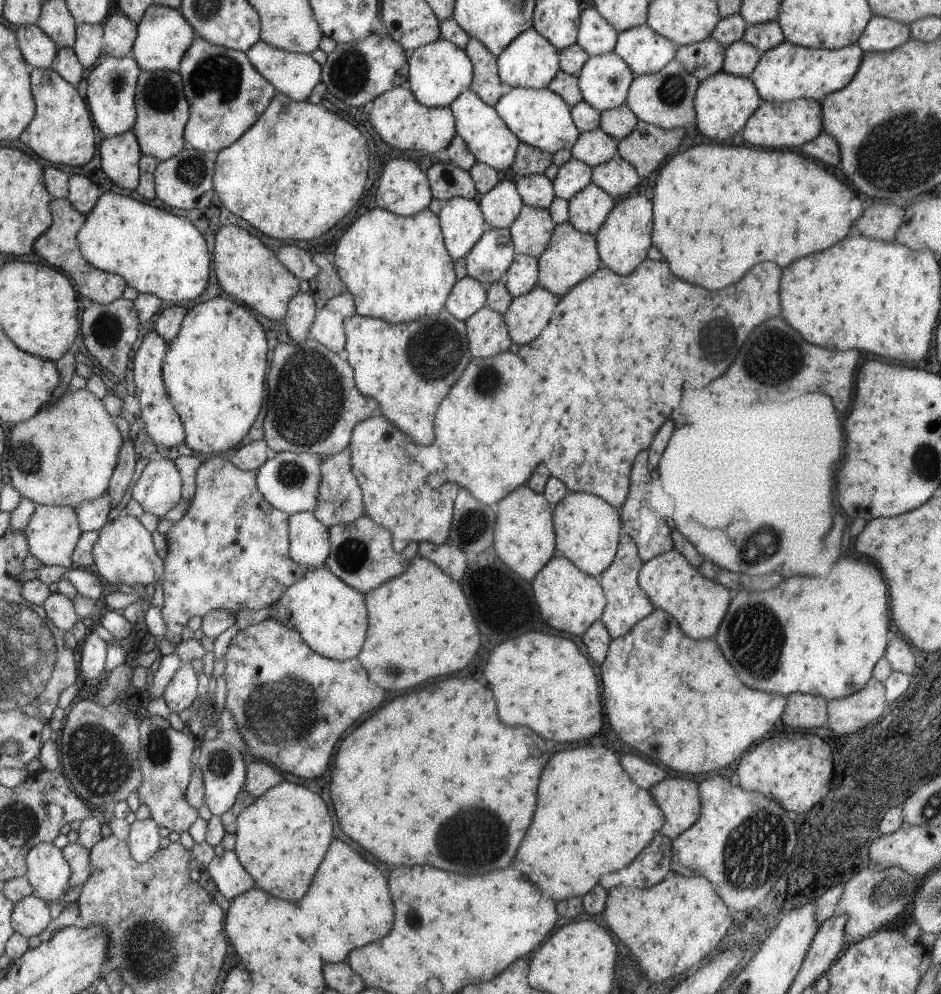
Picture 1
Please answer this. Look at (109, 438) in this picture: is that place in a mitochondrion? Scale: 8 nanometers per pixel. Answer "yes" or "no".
no

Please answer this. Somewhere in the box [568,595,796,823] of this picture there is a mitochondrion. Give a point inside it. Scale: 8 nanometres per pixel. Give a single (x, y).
(755, 638)

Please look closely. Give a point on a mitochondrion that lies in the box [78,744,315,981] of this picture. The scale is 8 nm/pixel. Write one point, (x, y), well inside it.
(221, 763)

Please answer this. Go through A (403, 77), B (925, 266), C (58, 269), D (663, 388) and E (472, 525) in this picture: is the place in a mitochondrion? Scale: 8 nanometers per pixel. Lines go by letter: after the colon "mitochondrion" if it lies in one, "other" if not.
A: other
B: other
C: other
D: other
E: mitochondrion

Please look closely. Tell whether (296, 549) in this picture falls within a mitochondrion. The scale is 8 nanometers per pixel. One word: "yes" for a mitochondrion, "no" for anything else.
no

